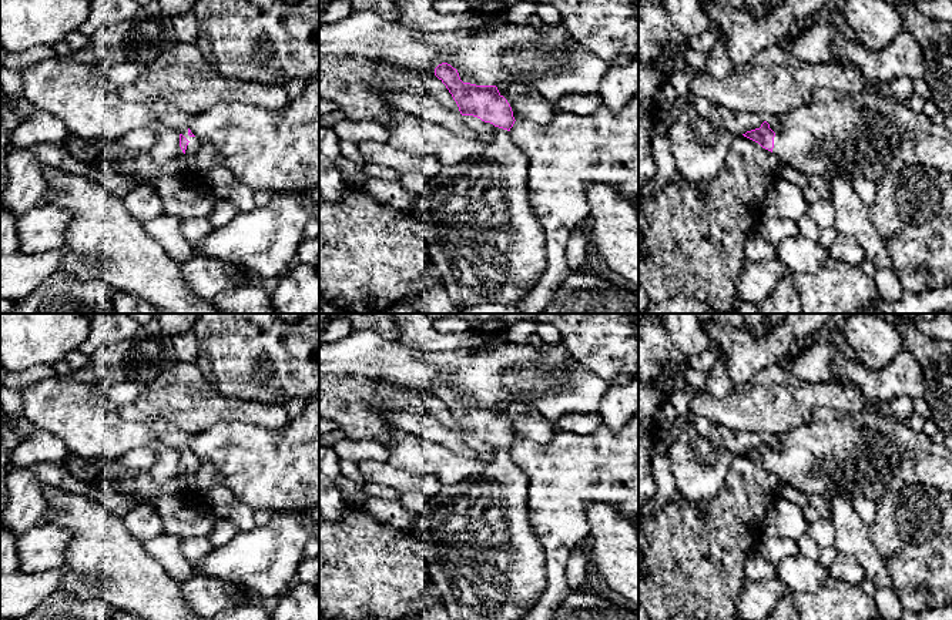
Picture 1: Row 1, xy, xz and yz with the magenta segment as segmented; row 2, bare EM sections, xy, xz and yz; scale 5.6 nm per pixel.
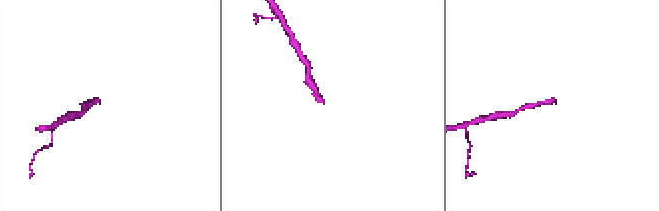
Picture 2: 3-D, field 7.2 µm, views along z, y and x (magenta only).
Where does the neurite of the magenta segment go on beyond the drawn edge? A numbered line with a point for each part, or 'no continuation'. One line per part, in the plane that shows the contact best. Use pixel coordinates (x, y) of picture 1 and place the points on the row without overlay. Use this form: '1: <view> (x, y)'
1: xy (173, 436)

